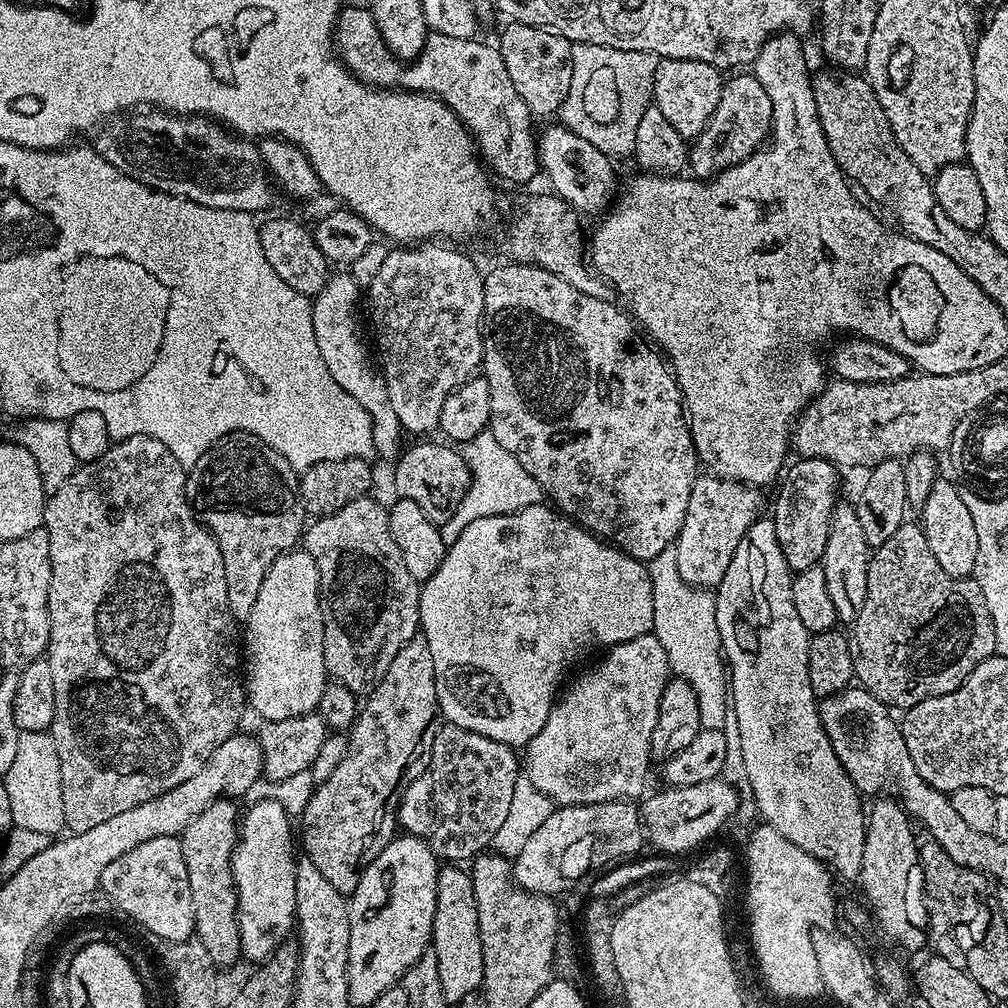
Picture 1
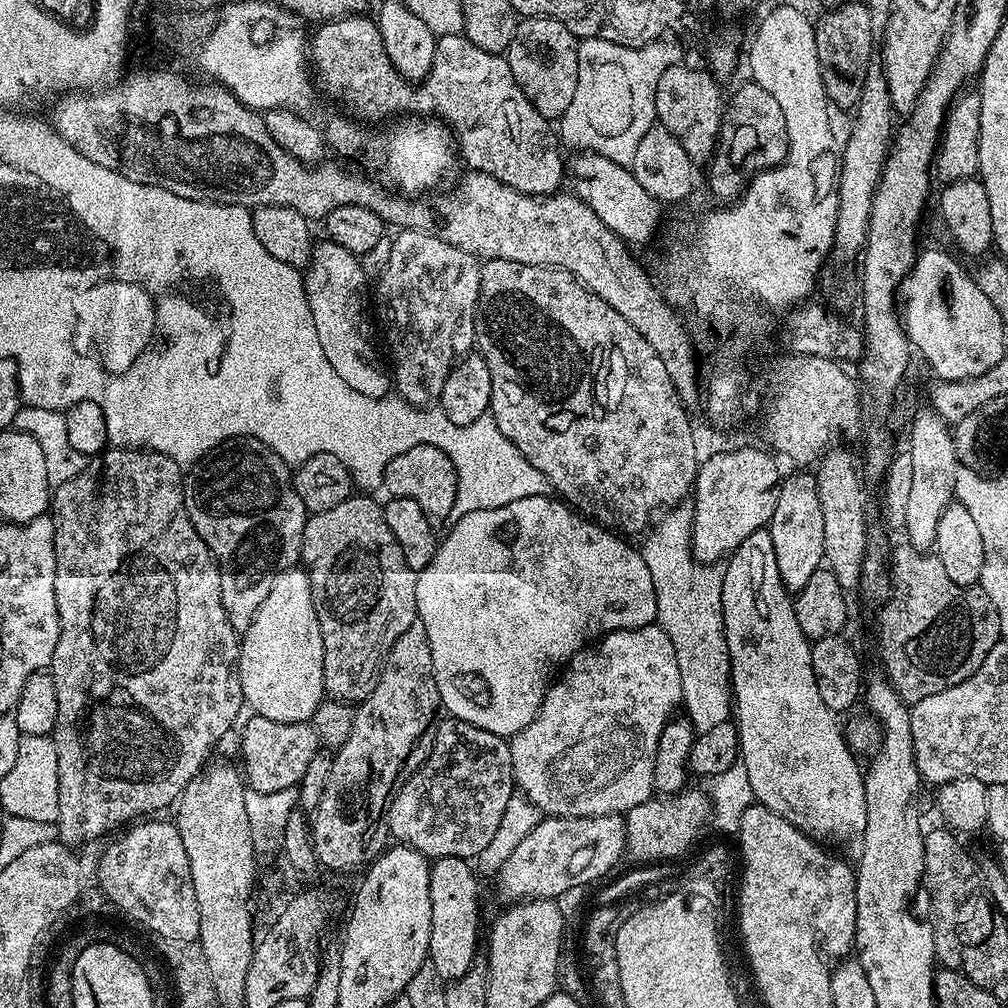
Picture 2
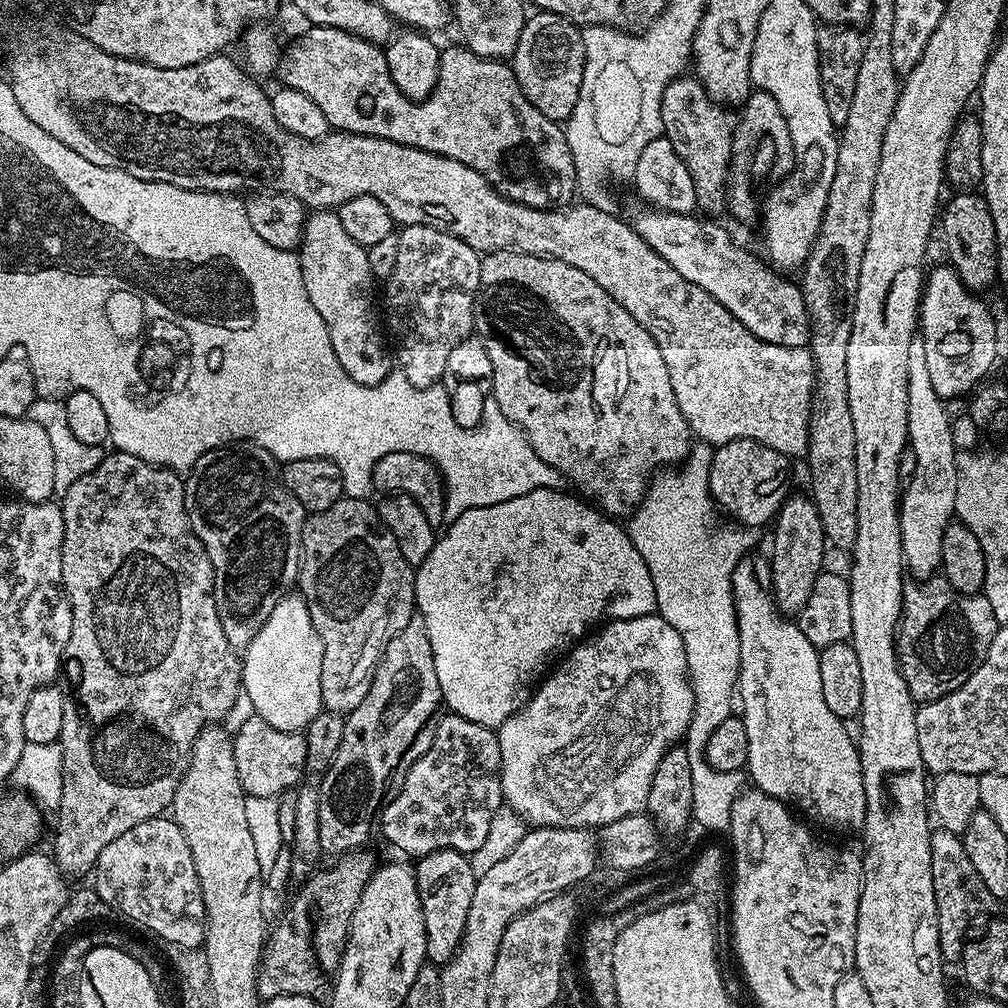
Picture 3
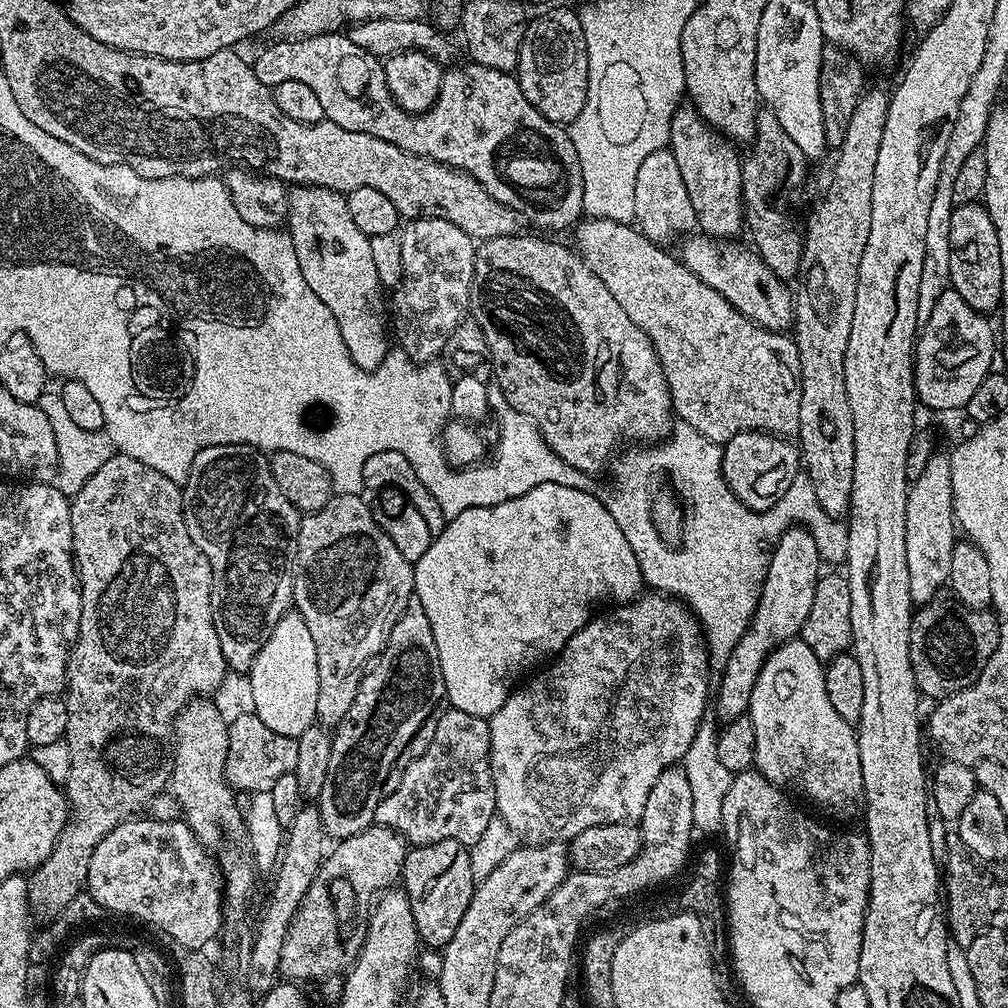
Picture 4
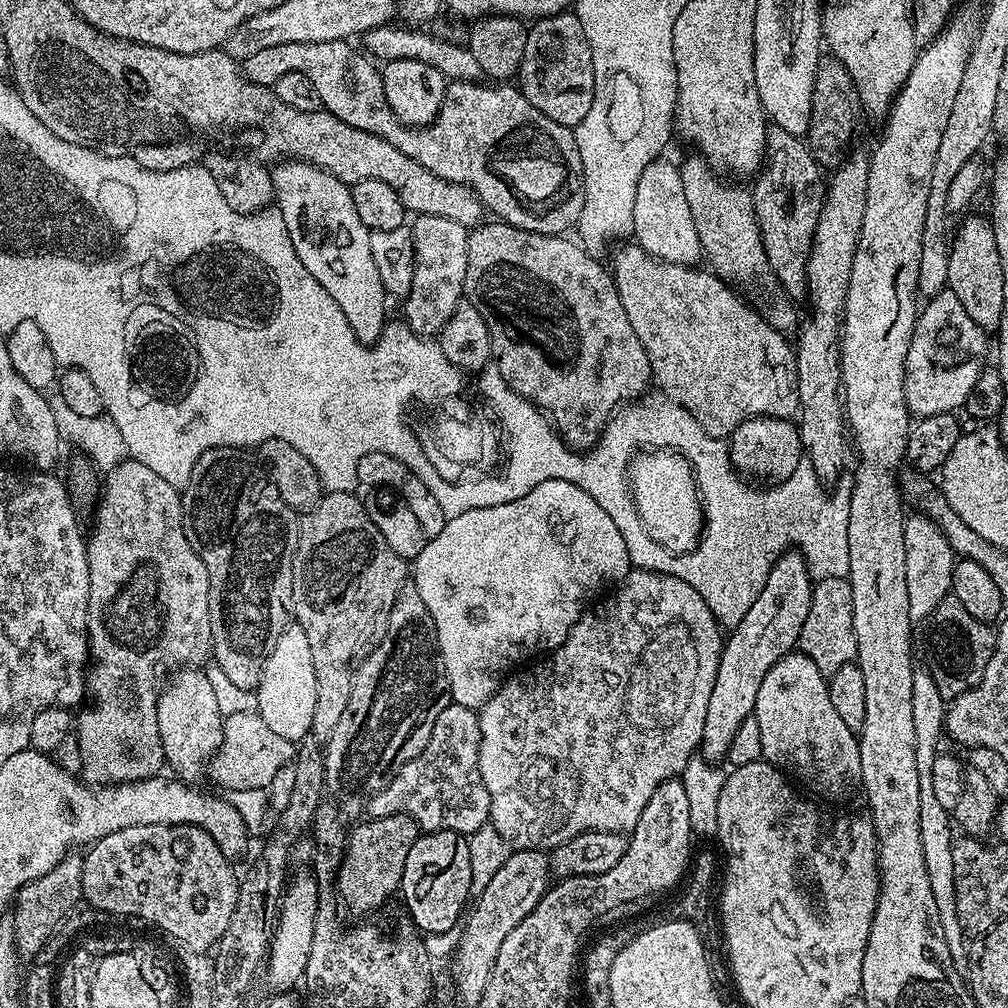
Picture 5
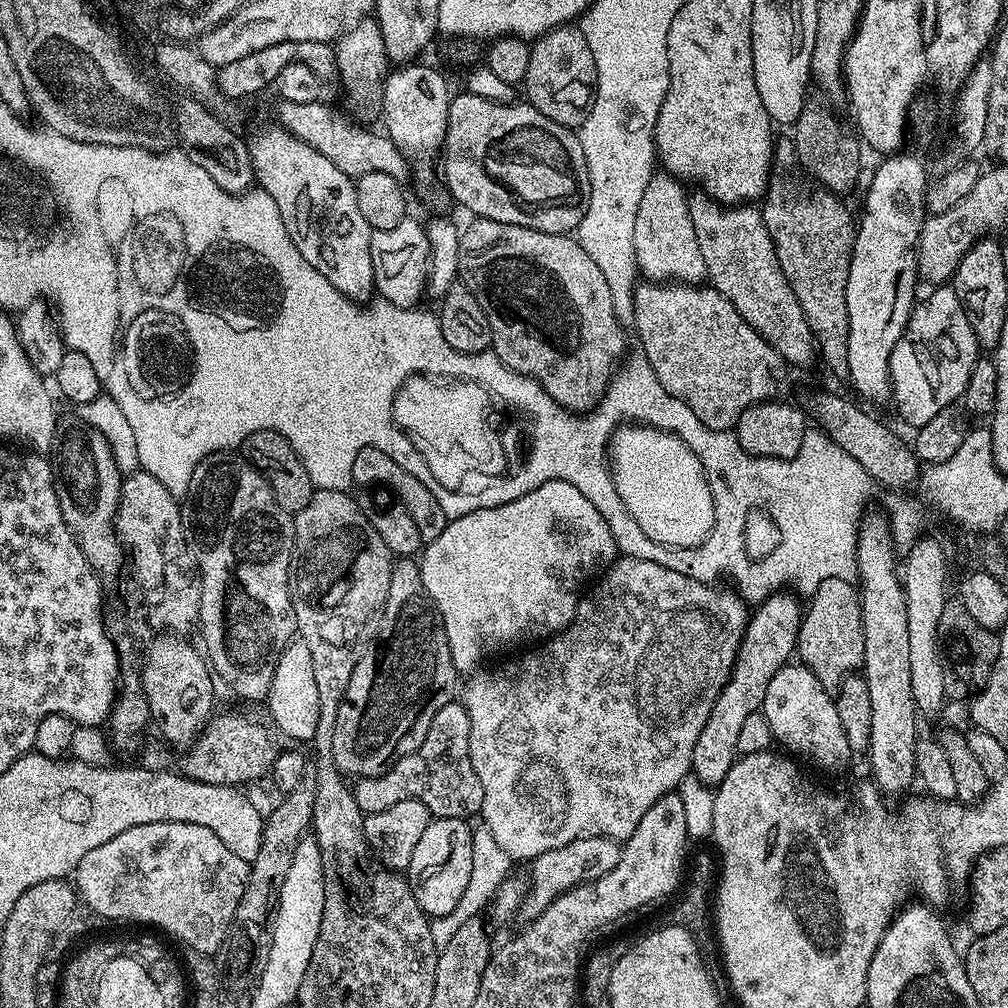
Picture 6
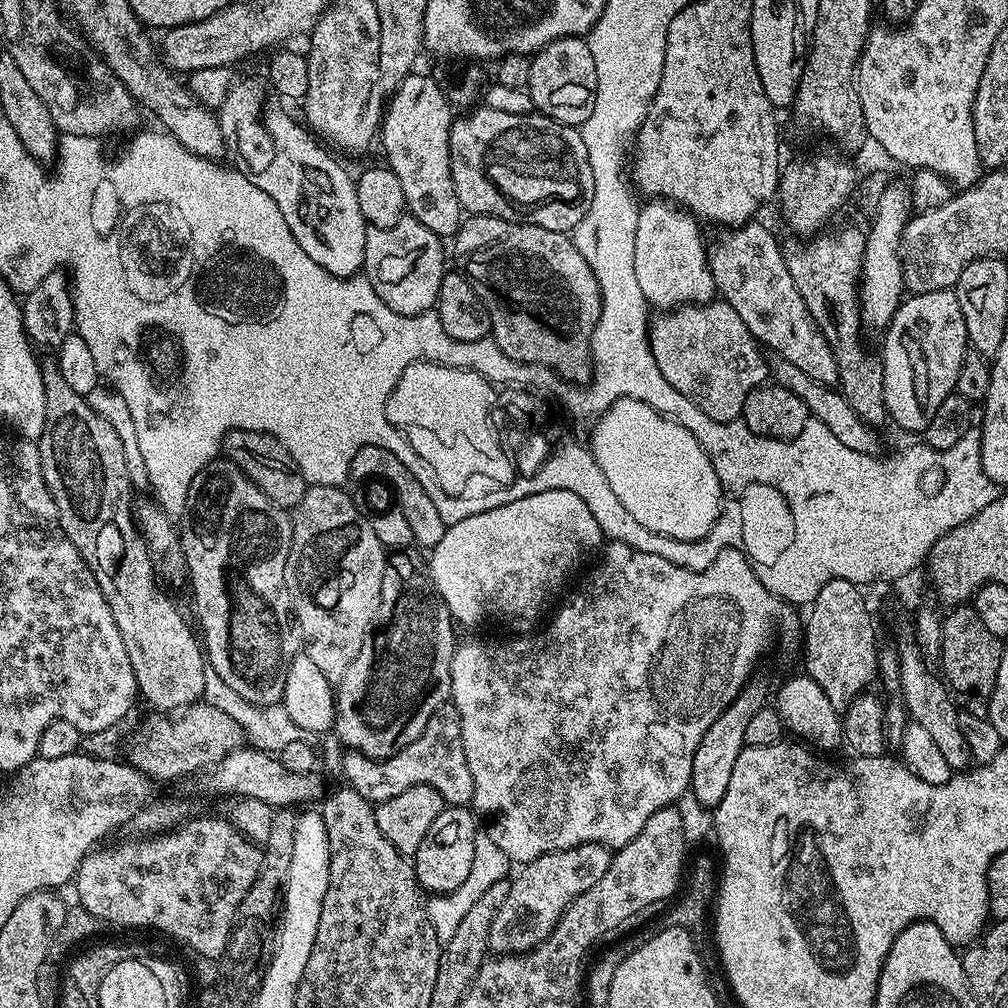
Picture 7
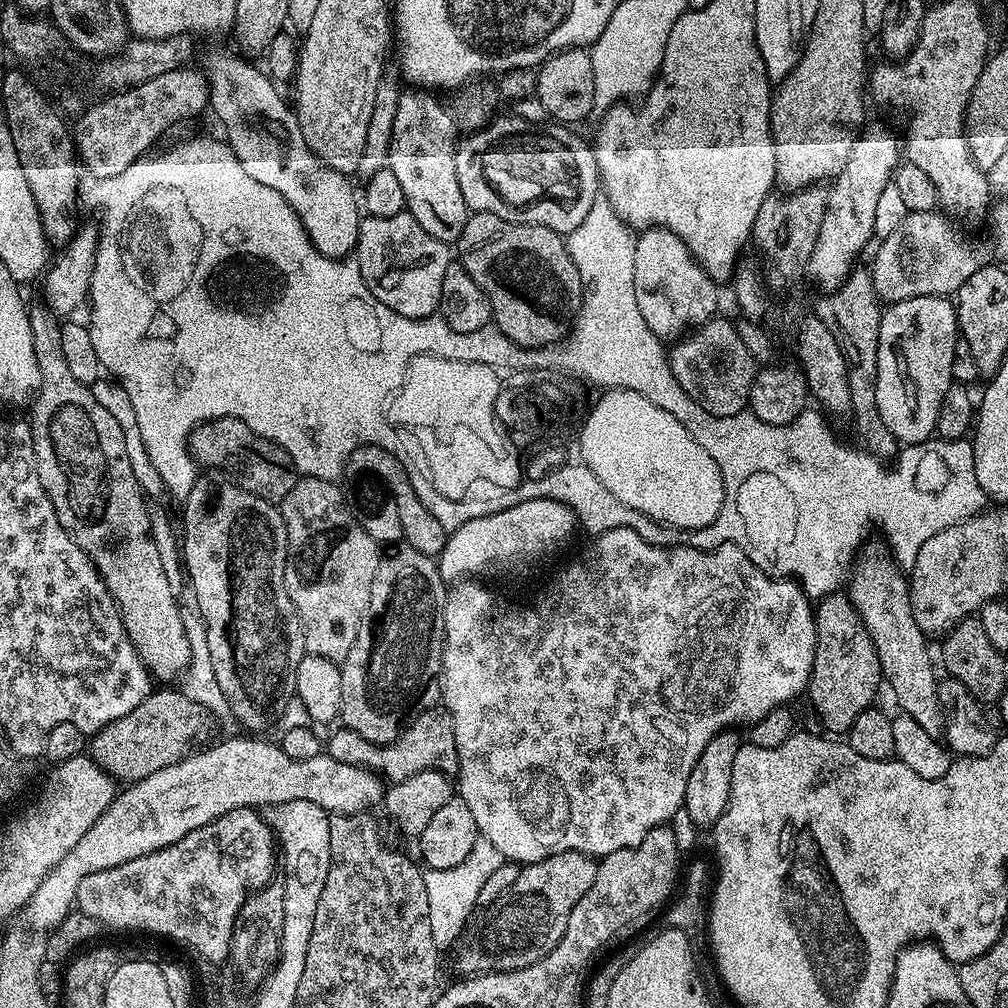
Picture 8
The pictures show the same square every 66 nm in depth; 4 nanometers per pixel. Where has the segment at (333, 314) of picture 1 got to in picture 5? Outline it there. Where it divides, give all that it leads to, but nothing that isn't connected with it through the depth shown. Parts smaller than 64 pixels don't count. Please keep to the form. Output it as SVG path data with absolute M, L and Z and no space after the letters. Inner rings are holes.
M280 162L277 168L271 169L272 185L276 191L275 207L286 222L286 230L290 234L290 242L294 242L294 250L298 258L302 258L302 266L314 274L314 282L338 302L338 310L346 314L346 322L354 330L354 334L362 343L369 346L375 344L384 329L384 300L386 293L382 286L382 278L378 278L378 266L374 266L374 254L370 254L370 232L358 218L358 210L354 210L354 198L349 185L343 184L334 174L312 164L303 162Z

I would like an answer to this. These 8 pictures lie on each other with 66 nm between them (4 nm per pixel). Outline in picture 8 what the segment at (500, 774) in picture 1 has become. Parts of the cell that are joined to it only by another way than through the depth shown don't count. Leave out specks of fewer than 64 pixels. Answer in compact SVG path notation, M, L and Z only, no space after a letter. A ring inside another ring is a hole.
M443 706L428 708L415 716L404 733L389 744L366 742L366 738L362 738L362 734L354 734L354 730L343 726L337 728L337 732L326 740L326 755L350 766L371 768L385 781L405 780L410 778L410 774L418 774L422 770L459 773L458 746L454 746L454 718L450 718L447 708Z

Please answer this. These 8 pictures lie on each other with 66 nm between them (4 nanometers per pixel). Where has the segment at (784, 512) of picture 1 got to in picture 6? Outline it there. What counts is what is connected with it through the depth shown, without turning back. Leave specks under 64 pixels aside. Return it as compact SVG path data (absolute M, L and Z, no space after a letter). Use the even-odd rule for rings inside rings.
M791 591L773 592L759 601L749 615L730 678L726 686L722 686L722 694L718 694L714 710L710 710L710 718L706 718L706 726L702 726L702 734L698 734L698 742L694 742L691 775L698 777L703 784L715 786L730 774L730 766L734 766L738 758L736 747L741 727L750 714L763 709L770 678L793 659L802 615L799 602Z

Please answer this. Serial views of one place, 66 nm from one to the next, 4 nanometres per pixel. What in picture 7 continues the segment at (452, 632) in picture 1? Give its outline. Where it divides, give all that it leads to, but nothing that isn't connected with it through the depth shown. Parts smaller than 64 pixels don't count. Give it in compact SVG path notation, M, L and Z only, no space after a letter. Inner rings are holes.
M542 490L538 494L526 494L526 498L518 498L514 502L496 504L490 510L470 514L470 518L462 518L458 522L447 525L442 534L442 542L438 542L438 546L431 548L430 555L427 557L428 576L457 625L465 624L466 627L472 628L475 624L490 619L491 616L496 620L517 620L520 624L528 624L531 620L539 618L540 611L551 602L552 595L567 582L568 575L583 562L584 556L590 555L596 547L599 549L605 540L604 531L595 521L594 514L590 514L590 506L586 506L586 502L582 502L582 498L578 498L578 494L570 494L570 490Z

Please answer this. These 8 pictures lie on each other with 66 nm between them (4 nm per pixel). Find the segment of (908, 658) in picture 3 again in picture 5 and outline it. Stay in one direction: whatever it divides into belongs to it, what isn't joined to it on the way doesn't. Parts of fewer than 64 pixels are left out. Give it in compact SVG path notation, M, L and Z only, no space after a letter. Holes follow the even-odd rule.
M951 594L938 602L928 626L928 644L932 647L930 673L945 701L951 702L982 682L982 674L986 674L986 666L994 654L996 633L991 623L974 618Z

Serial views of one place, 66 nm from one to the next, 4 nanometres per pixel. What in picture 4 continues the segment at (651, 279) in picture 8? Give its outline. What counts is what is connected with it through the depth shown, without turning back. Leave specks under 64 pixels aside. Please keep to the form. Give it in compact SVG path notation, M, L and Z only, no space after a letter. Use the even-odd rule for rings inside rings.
M668 148L654 150L654 154L650 154L642 166L638 166L638 178L634 181L634 214L634 224L640 233L661 246L667 245L667 240L675 241L697 231L690 194L686 194L678 162L674 162L674 154Z

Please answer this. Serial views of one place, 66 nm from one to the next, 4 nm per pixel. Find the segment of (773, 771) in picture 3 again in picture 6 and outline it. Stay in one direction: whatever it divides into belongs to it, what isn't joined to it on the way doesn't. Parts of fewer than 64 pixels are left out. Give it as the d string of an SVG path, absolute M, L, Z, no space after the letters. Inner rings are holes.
M789 662L782 670L778 670L778 674L774 674L774 678L770 678L770 686L766 686L766 698L762 711L766 720L770 722L773 741L777 745L781 744L779 747L785 753L801 761L809 760L820 768L844 768L848 764L848 759L853 759L854 753L850 742L846 740L846 730L842 730L842 722L838 719L833 693L824 689L822 682L814 678L814 674L805 664Z

